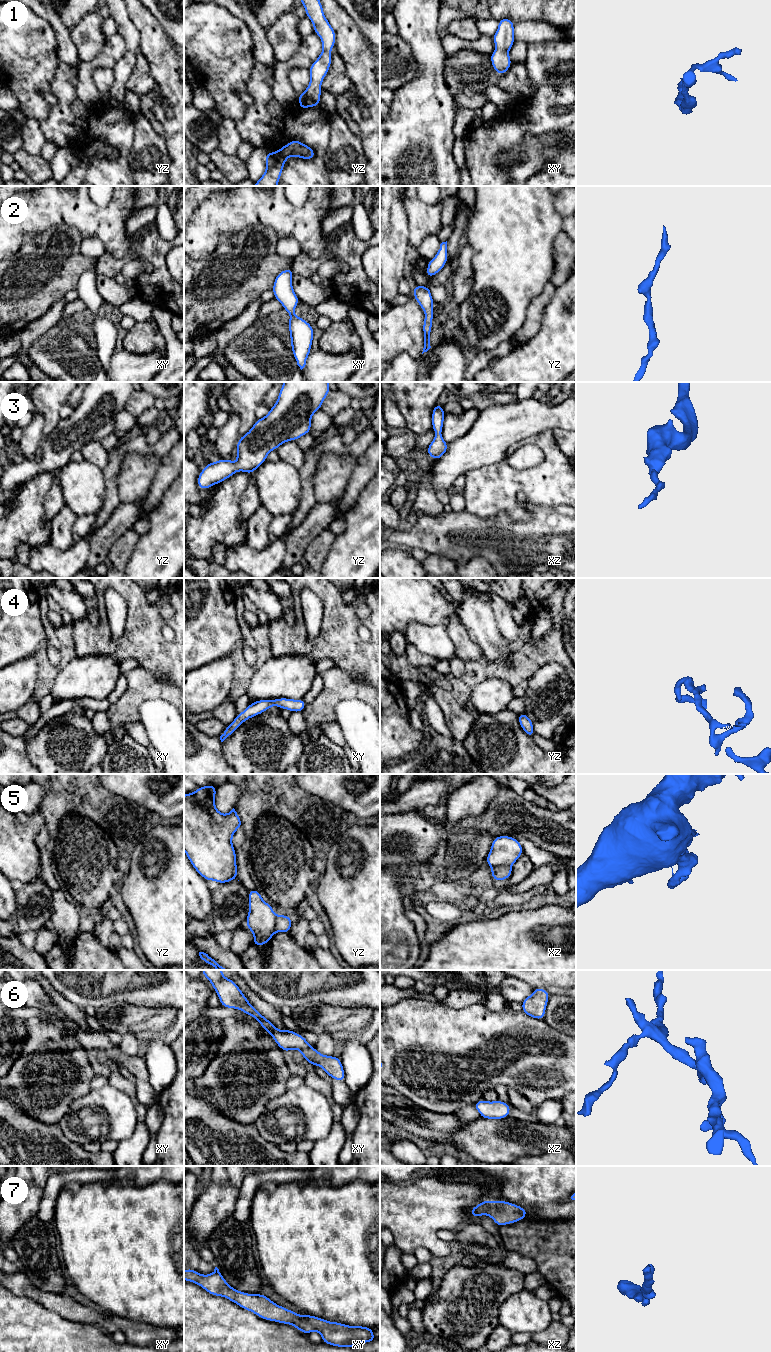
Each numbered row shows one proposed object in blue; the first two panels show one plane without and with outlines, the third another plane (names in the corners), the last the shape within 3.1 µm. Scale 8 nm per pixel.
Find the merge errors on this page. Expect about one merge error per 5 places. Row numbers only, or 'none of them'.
5

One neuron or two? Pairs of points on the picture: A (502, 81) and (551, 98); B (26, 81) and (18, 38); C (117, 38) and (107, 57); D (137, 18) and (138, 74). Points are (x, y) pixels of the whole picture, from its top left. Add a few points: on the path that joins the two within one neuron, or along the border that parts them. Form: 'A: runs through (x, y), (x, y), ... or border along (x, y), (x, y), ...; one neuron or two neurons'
A: border along (527, 69), (534, 92), (529, 97), (519, 99); two neurons
B: runs through (26, 70), (26, 57), (23, 49); one neuron
C: runs through (116, 43), (112, 52); one neuron
D: border along (140, 53), (146, 59), (151, 74); two neurons

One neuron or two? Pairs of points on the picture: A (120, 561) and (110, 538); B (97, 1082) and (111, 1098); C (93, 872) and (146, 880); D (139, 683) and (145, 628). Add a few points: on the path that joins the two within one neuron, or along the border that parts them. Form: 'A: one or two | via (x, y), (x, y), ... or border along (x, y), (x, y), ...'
A: two | border along (130, 528), (114, 543), (103, 562)
B: two | border along (108, 1083), (91, 1090)
C: two | border along (119, 881), (117, 885)
D: two | border along (140, 666), (152, 673), (163, 675)

